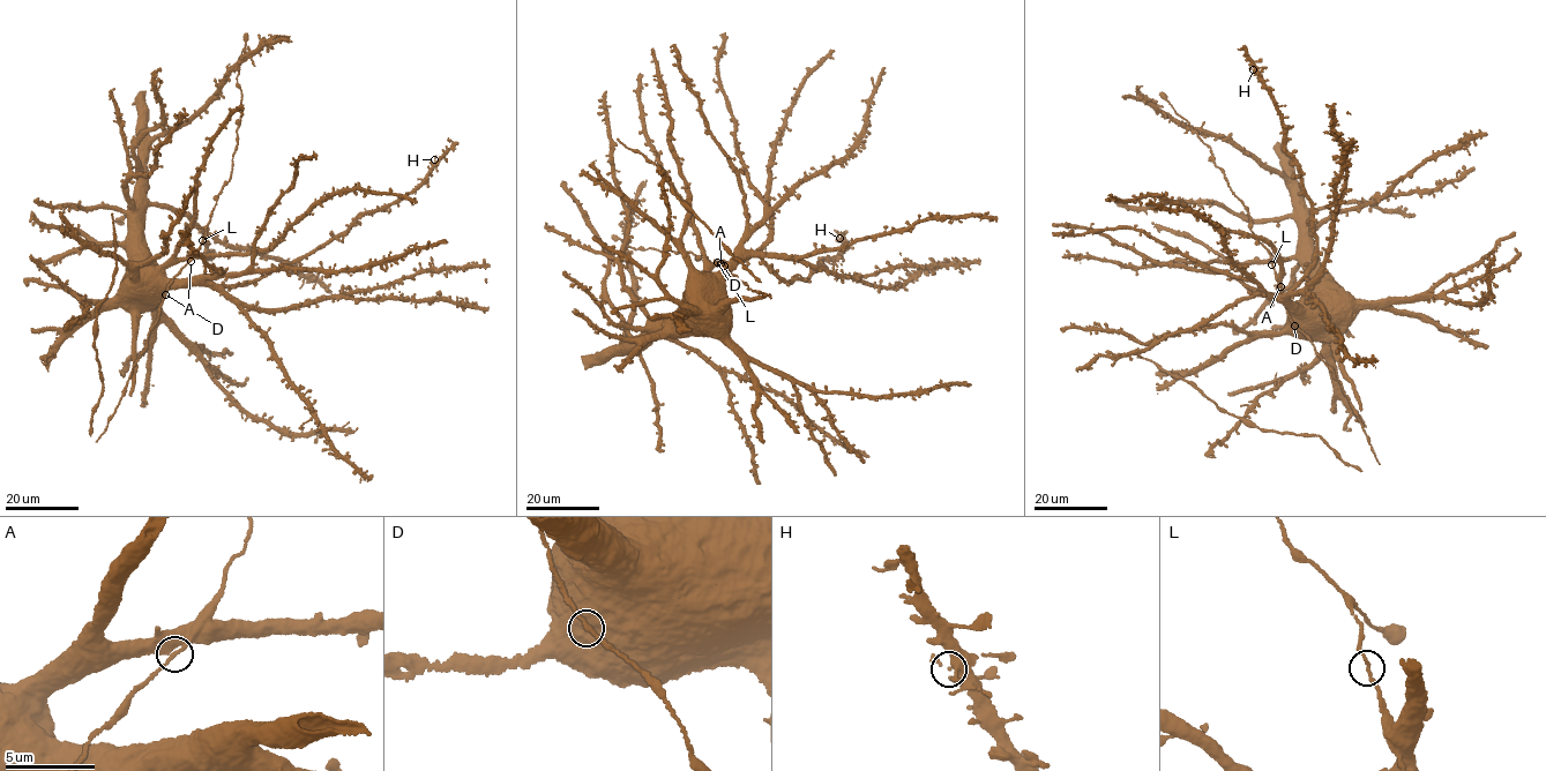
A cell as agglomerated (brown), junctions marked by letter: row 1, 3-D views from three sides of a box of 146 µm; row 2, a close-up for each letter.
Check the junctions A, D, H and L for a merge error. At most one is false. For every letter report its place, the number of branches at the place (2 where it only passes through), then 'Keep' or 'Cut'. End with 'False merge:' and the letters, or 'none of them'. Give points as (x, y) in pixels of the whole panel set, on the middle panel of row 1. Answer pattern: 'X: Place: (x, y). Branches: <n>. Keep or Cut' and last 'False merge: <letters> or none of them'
A: Place: (721, 263). Branches: 2. Keep
D: Place: (724, 266). Branches: 2. Keep
H: Place: (839, 238). Branches: 2. Keep
L: Place: (717, 262). Branches: 2. Keep
False merge: none of them

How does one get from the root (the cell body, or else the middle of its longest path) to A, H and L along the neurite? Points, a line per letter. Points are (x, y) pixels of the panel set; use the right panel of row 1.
A: (1299, 316), (1293, 315), (1281, 286)
H: (1299, 316), (1289, 293), (1317, 255), (1314, 219), (1300, 172), (1286, 152), (1279, 115), (1253, 69)
L: (1299, 316), (1293, 315), (1290, 301), (1284, 299), (1271, 264)

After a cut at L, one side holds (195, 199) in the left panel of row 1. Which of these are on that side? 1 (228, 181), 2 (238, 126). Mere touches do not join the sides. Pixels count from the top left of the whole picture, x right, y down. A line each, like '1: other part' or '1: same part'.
1: other part
2: other part

